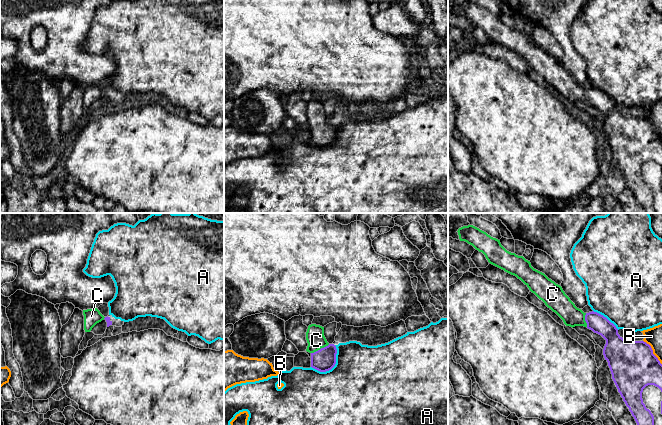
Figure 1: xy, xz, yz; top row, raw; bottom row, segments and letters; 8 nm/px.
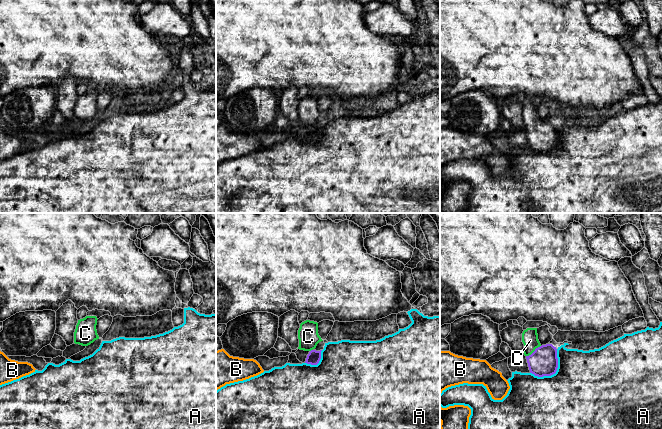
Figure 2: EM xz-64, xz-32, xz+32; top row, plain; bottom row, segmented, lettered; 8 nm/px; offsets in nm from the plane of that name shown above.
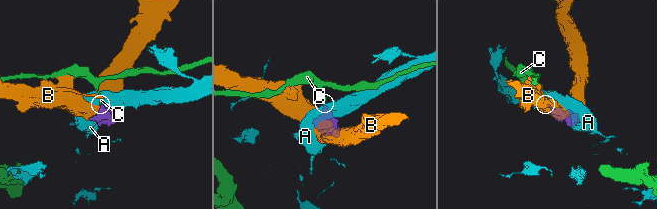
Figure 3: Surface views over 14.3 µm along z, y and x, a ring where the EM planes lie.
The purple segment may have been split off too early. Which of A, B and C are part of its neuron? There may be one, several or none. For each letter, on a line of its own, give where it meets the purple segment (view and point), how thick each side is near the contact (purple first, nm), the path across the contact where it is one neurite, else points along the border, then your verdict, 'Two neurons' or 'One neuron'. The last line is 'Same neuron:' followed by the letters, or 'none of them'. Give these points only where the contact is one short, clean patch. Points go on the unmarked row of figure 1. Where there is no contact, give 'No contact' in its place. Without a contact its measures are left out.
A: Touches purple at xz (332, 143). Thickness 180 nm (purple) against 500 nm. Two neurons
B: Touches purple at yz (652, 128). Thickness 380 nm (purple) against 140 nm. Two neurons
C: Touches purple at xz (321, 124). Thickness 180 nm (purple) against 150 nm. Path across: xz (323, 136), (321, 124), (316, 116). One neuron
Same neuron: C

